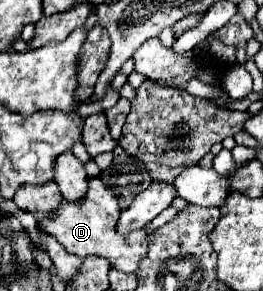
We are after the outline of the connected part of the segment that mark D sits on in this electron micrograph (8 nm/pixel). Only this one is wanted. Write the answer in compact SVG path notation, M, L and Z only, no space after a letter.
M88 179L90 189L80 203L62 203L62 207L56 211L52 219L42 223L44 231L54 235L68 253L74 253L78 257L106 257L114 269L124 271L124 273L136 273L140 259L146 257L148 251L148 239L152 231L132 231L130 235L118 235L116 233L116 223L120 219L120 203L118 197L100 181L100 179Z

